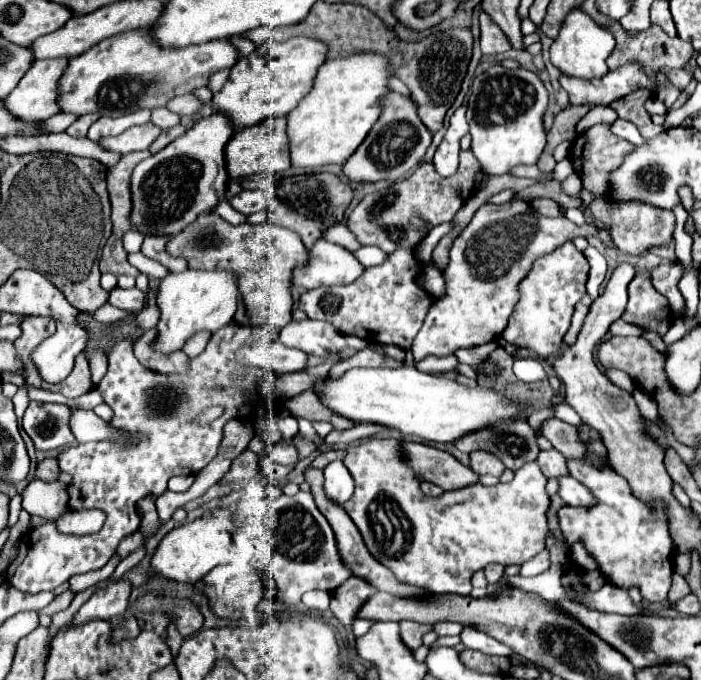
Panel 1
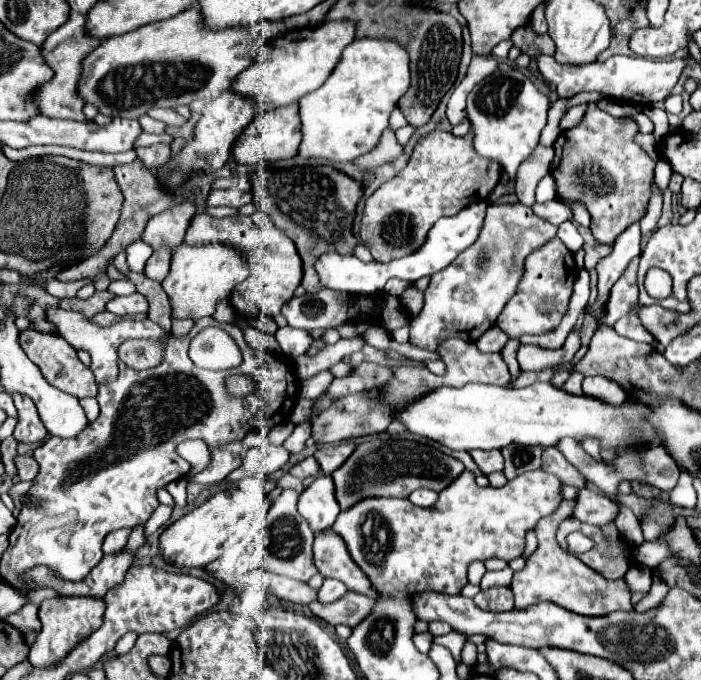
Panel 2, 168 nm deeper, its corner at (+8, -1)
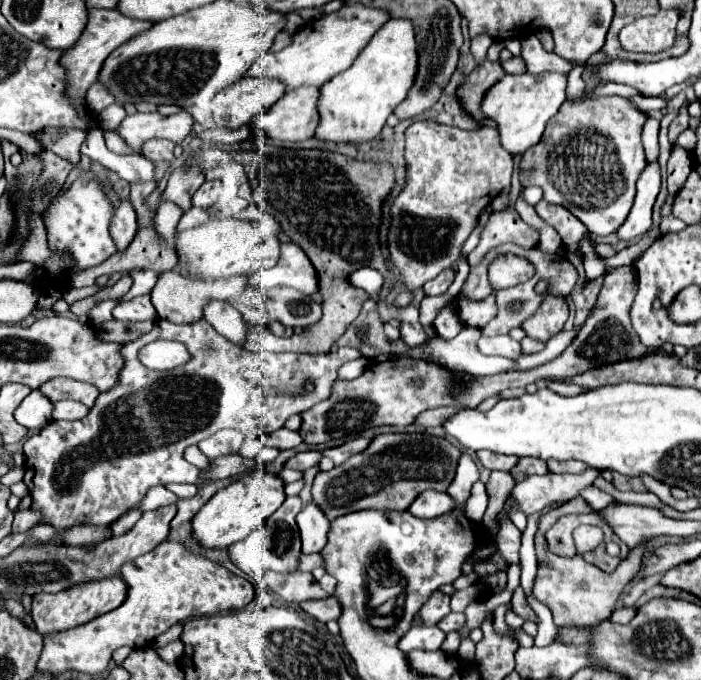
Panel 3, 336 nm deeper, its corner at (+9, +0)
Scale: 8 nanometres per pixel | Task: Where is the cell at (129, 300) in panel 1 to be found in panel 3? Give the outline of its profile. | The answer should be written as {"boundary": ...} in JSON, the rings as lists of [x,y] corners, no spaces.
{"boundary":[[[138,296],[138,298],[132,298],[124,304],[118,304],[112,310],[112,314],[116,320],[130,320],[130,322],[156,320],[158,318],[158,314],[150,302],[150,296]]]}

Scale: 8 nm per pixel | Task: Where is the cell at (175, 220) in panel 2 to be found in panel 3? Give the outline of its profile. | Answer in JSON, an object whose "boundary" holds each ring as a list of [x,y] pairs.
{"boundary":[[[200,166],[174,168],[168,178],[162,198],[176,202],[182,210],[190,210],[190,198],[194,194],[196,186],[200,186],[202,182],[204,182],[204,172],[200,170]]]}

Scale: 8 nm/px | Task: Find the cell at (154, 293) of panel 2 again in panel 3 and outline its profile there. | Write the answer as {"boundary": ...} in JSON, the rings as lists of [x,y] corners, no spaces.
{"boundary":[[[122,200],[116,214],[114,214],[114,222],[112,222],[112,238],[116,240],[120,252],[128,248],[136,230],[138,230],[136,212],[128,200]]]}

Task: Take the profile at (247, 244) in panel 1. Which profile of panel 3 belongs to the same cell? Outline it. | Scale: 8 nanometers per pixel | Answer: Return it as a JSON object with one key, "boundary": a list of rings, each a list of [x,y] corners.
{"boundary":[[[282,244],[280,262],[270,270],[254,274],[250,278],[250,284],[264,290],[274,286],[290,286],[308,296],[318,292],[316,270],[312,268],[308,256],[304,256],[304,250],[300,250],[300,246],[296,244]]]}

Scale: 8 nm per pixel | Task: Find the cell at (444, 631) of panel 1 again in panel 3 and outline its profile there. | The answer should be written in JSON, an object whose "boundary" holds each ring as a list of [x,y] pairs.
{"boundary":[[[448,614],[446,618],[442,618],[440,622],[438,622],[438,628],[440,630],[444,630],[444,632],[452,632],[452,630],[460,630],[462,626],[464,626],[464,622],[466,622],[466,616],[464,614]]]}

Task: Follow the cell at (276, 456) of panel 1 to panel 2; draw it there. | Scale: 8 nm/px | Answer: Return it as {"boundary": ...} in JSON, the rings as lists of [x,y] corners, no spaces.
{"boundary":[[[267,445],[267,447],[249,449],[247,455],[245,455],[245,459],[243,459],[243,465],[237,471],[233,471],[229,475],[229,479],[237,481],[243,475],[255,475],[255,473],[271,475],[277,469],[281,469],[287,463],[287,459],[289,459],[289,451],[285,451],[283,447]]]}

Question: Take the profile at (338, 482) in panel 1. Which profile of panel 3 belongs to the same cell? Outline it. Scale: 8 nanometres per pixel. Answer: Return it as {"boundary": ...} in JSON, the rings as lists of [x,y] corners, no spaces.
{"boundary":[[[312,502],[308,504],[296,518],[300,528],[300,540],[302,540],[302,554],[320,552],[326,544],[326,534],[330,528],[328,518],[324,512]]]}

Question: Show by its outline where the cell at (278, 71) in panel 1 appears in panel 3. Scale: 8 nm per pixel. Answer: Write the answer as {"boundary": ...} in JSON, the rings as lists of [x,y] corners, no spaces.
{"boundary":[[[344,4],[340,10],[330,12],[322,16],[320,20],[314,20],[306,24],[298,34],[294,34],[294,40],[290,46],[276,54],[264,54],[260,56],[252,68],[248,70],[248,76],[268,76],[284,82],[288,88],[300,88],[300,86],[322,86],[328,80],[332,80],[336,74],[344,72],[352,66],[356,60],[356,54],[362,52],[362,48],[368,44],[368,40],[390,20],[388,12],[384,8],[368,8],[364,4]]]}

